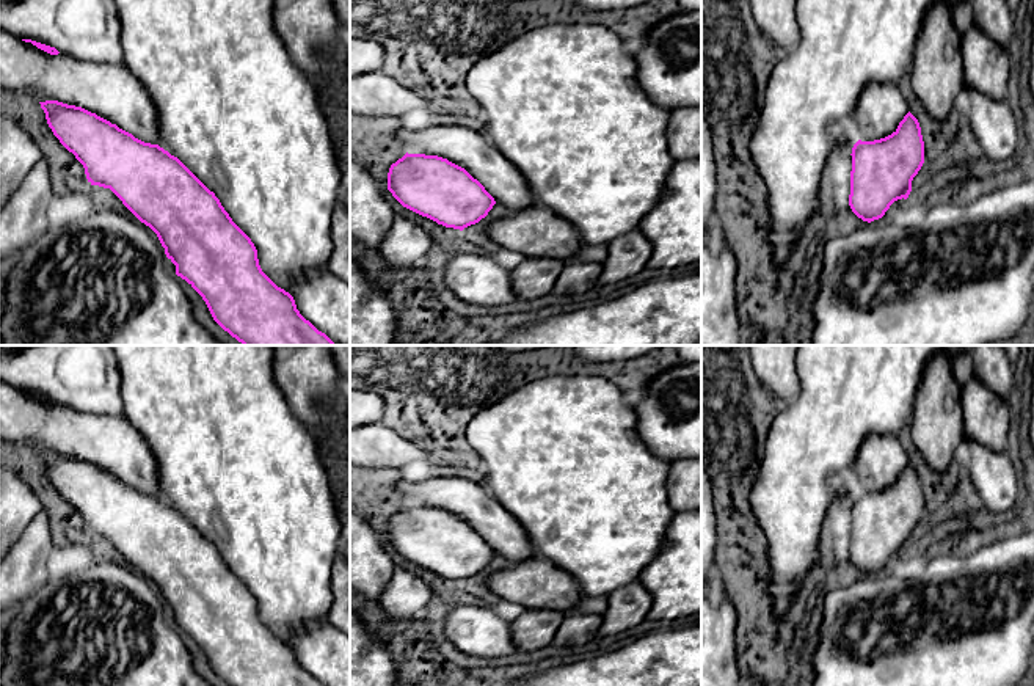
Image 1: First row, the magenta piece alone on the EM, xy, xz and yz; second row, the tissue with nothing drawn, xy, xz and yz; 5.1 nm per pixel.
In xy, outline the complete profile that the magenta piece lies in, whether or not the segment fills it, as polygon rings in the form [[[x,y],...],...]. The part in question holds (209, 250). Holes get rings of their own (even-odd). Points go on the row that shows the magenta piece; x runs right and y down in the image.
[[[58,100],[39,102],[46,113],[46,119],[53,135],[60,143],[75,155],[75,159],[83,165],[86,179],[91,185],[99,185],[110,188],[122,204],[146,226],[149,226],[158,237],[162,246],[165,248],[166,257],[176,265],[176,275],[185,279],[206,301],[213,320],[235,338],[243,345],[336,345],[325,333],[319,331],[309,320],[306,320],[297,309],[293,297],[284,289],[278,287],[260,268],[257,259],[257,250],[251,239],[232,221],[229,213],[221,206],[220,199],[210,192],[177,157],[171,155],[168,151],[158,144],[144,143],[135,138],[132,133],[119,129],[116,124],[91,113],[82,107],[67,105]]]

